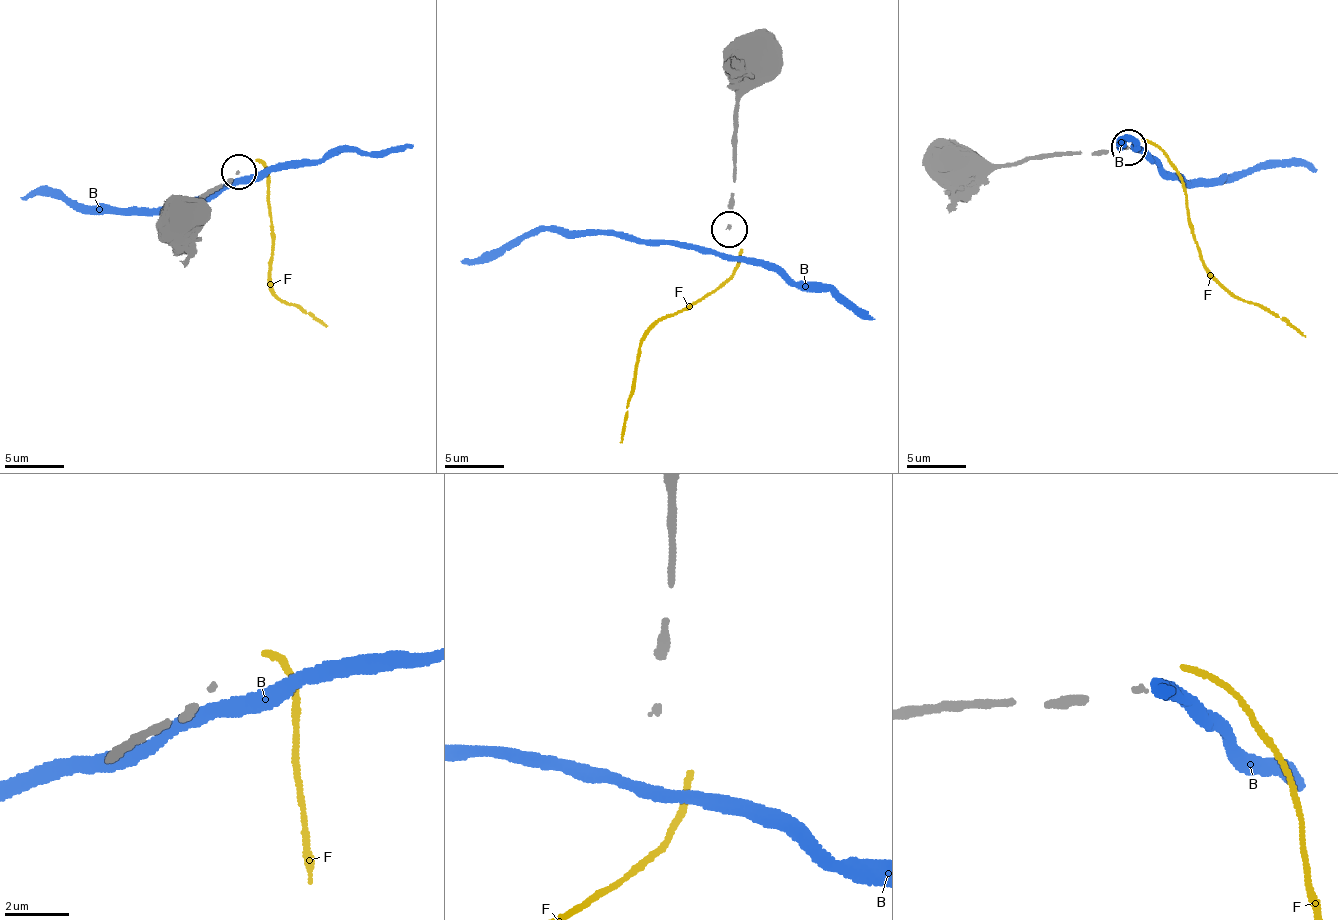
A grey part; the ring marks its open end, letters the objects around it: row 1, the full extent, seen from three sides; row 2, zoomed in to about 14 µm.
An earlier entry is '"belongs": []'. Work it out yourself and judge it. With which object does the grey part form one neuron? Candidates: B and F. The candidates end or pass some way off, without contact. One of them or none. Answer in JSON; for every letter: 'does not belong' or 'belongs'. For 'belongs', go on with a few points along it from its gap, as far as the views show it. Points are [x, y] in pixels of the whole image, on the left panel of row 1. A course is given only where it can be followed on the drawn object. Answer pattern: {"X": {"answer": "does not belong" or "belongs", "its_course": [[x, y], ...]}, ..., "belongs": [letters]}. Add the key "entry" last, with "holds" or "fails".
{"B": {"answer": "does not belong"}, "F": {"answer": "does not belong"}, "belongs": [], "entry": "holds"}

